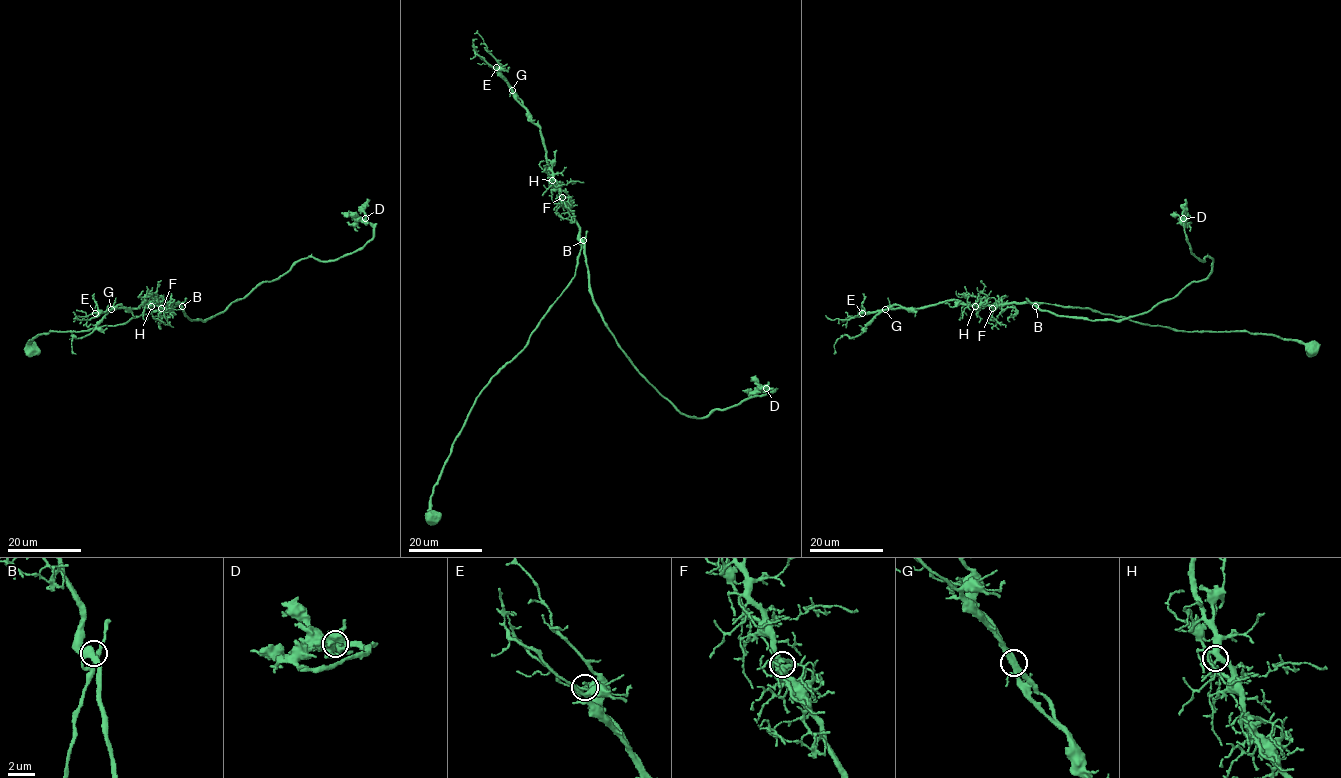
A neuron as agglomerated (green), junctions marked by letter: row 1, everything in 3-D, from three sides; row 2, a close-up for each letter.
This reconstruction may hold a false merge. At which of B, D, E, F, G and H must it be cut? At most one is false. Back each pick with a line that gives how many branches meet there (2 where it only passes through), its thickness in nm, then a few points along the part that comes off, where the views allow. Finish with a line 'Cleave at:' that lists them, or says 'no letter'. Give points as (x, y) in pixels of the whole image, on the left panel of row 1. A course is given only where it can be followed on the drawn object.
Cleave at: no letter

